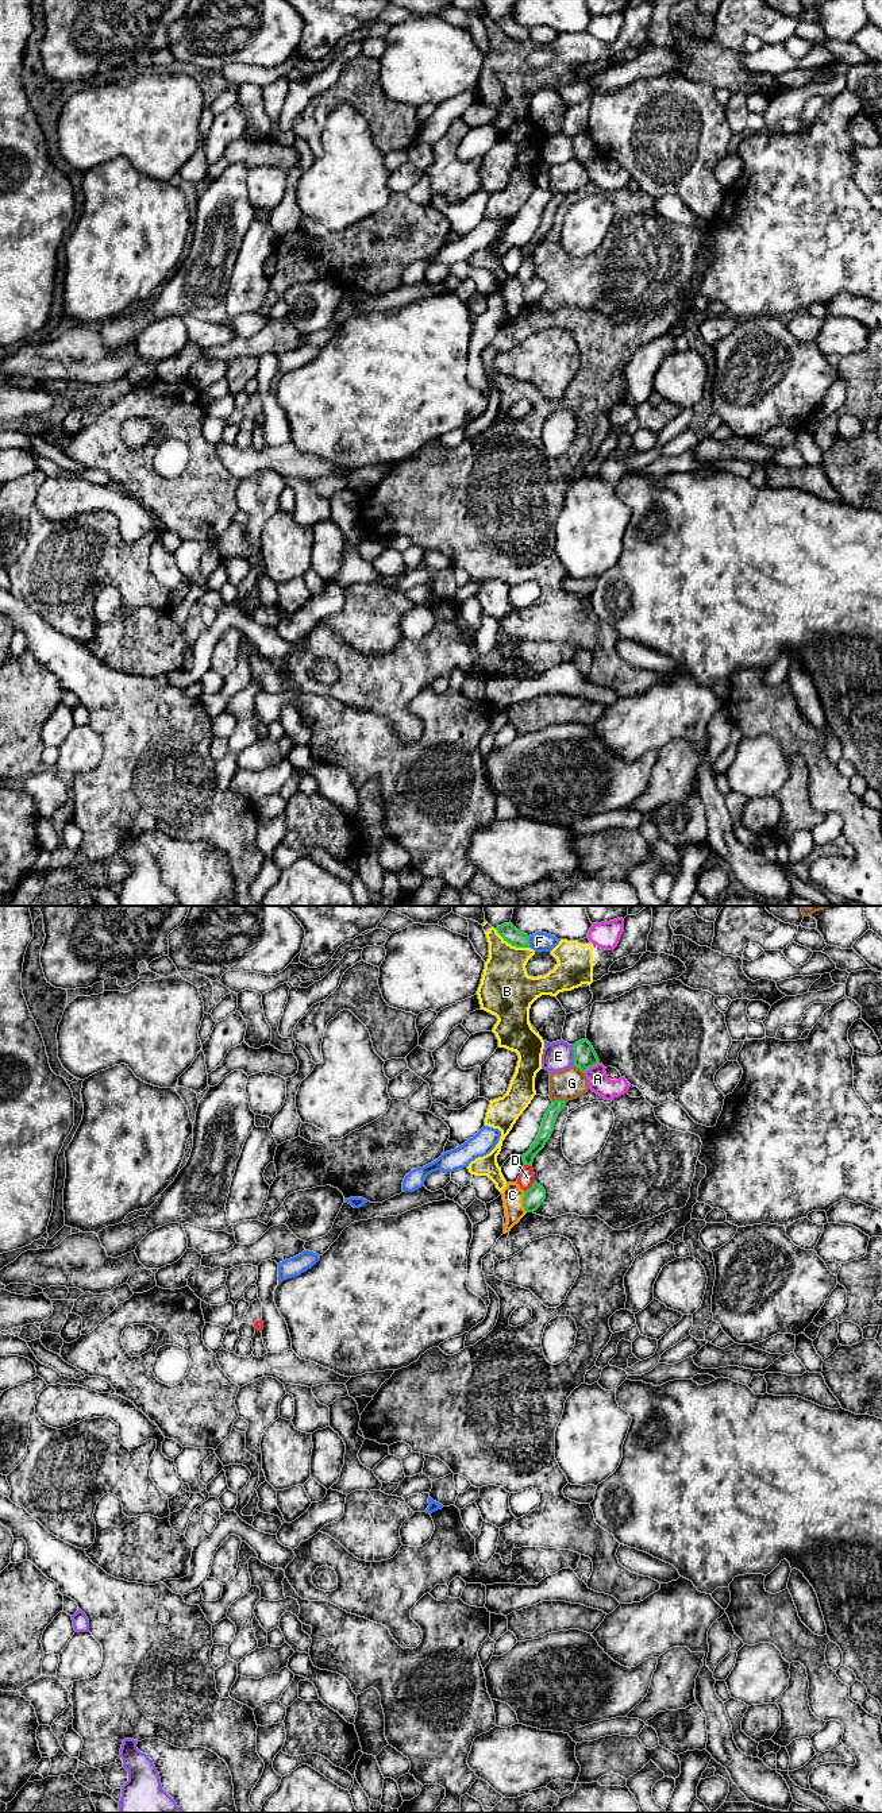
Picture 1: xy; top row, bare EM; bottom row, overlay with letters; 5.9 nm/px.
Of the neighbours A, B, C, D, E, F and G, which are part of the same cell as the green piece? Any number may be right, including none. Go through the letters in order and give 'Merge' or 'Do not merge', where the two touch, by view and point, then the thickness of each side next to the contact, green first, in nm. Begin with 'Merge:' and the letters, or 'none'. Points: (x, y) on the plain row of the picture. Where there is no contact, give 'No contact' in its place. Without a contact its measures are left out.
Merge: none
A: Do not merge. Touches green at xy (590, 159). Thickness 140 nm (green) against 120 nm
B: Do not merge. Touches green at xy (512, 38). Thickness 100 nm (green) against 300 nm
C: Do not merge. Touches green at xy (523, 294). Thickness 120 nm (green) against 130 nm
D: Do not merge. Touches green at xy (531, 280). Thickness 120 nm (green) against 90 nm
E: Do not merge. Touches green at xy (574, 147). Thickness 140 nm (green) against 180 nm
F: Do not merge. Touches green at xy (528, 35). Thickness 100 nm (green) against 110 nm
G: Do not merge. Touches green at xy (559, 193). Thickness 80 nm (green) against 190 nm

